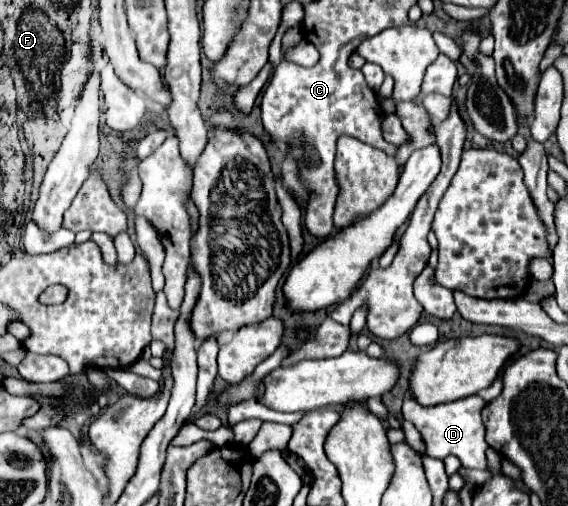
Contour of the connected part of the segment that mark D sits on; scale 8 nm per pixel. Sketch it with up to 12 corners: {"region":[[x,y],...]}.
{"region":[[478,395],[402,415],[430,457],[456,455],[486,471],[488,444]]}

